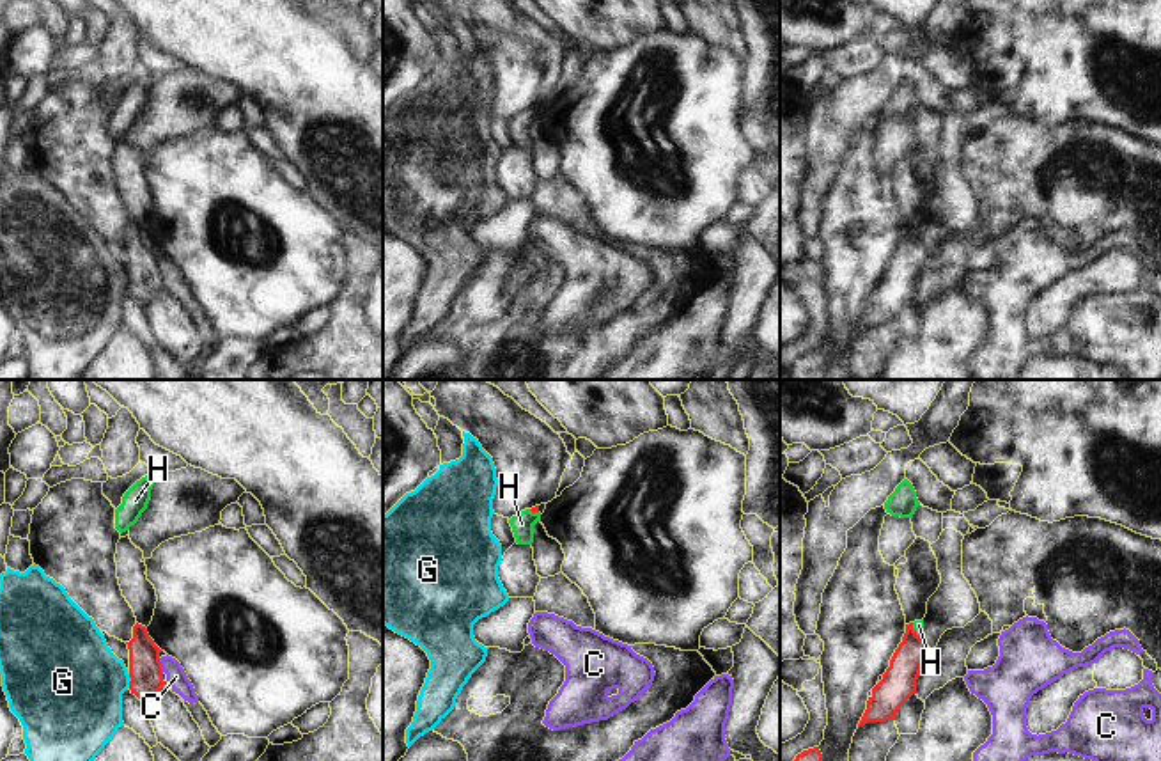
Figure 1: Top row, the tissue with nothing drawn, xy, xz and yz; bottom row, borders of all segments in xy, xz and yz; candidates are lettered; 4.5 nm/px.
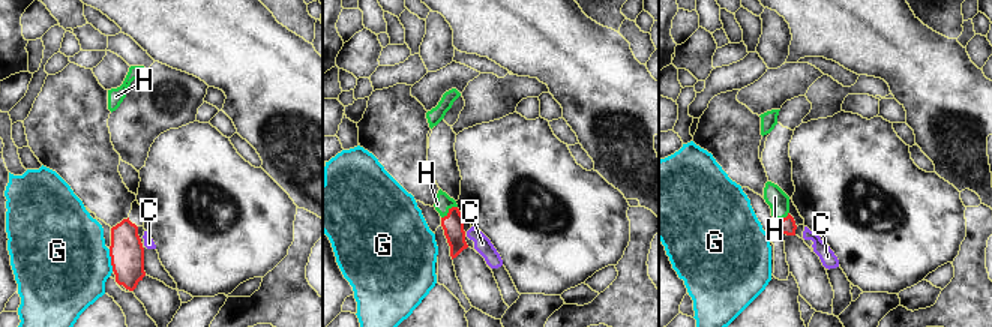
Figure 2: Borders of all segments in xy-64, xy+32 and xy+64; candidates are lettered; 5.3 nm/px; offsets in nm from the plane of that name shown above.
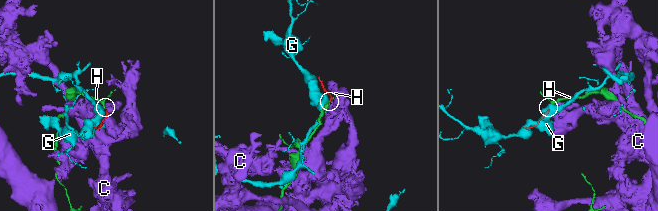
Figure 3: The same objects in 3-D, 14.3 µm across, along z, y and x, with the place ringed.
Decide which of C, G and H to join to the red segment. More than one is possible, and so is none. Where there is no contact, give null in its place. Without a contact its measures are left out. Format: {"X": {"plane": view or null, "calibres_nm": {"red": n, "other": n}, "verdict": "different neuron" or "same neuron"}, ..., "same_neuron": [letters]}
{"C": {"plane": "xy", "calibres_nm": {"red": 150, "other": 90}, "verdict": "different neuron"}, "G": {"plane": "xy", "calibres_nm": {"red": 150, "other": 440}, "verdict": "different neuron"}, "H": {"plane": "yz", "calibres_nm": {"red": 160, "other": 50}, "verdict": "same neuron"}, "same_neuron": ["H"]}

